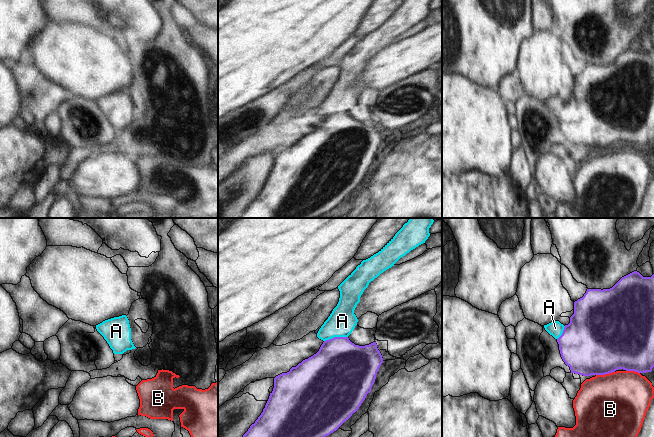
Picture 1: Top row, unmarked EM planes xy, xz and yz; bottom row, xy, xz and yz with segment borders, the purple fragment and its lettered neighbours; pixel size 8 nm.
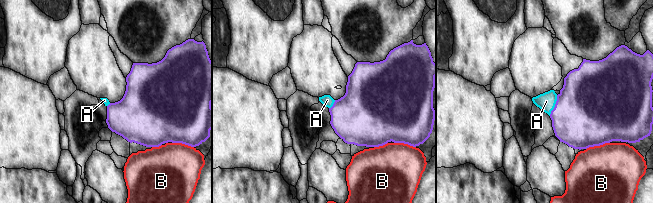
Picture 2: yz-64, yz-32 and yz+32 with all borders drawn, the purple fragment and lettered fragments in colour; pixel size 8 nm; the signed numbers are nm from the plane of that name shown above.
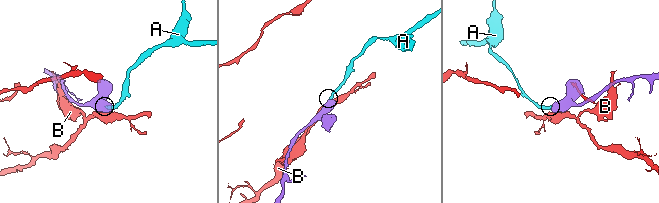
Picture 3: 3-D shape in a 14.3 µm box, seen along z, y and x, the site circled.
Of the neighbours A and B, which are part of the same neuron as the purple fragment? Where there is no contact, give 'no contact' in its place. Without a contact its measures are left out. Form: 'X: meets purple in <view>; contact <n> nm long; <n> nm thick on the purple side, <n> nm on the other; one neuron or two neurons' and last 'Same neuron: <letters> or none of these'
A: meets purple in xz; contact 200 nm long; 440 nm thick on the purple side, 220 nm on the other; one neuron
B: meets purple in yz; contact 160 nm long; 500 nm thick on the purple side, 480 nm on the other; two neurons
Same neuron: A

